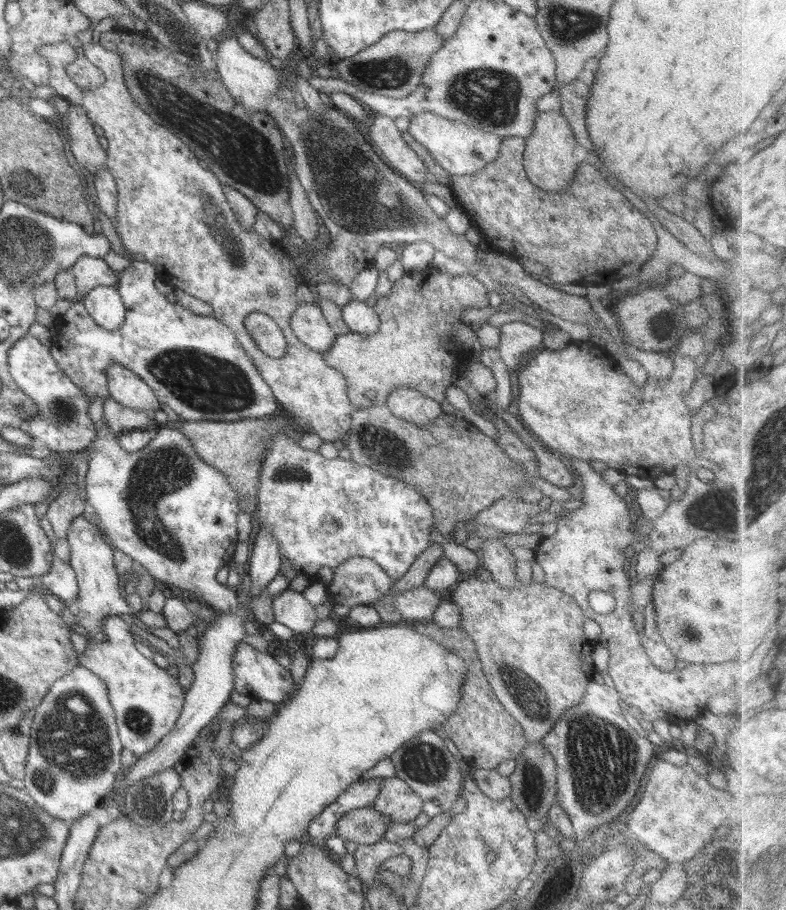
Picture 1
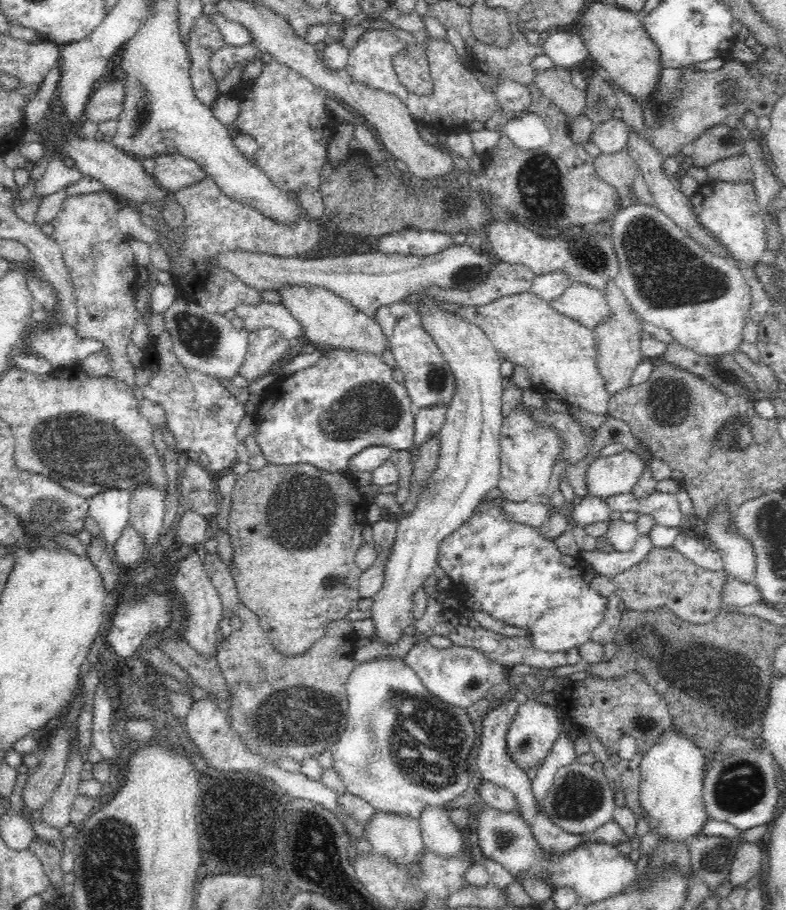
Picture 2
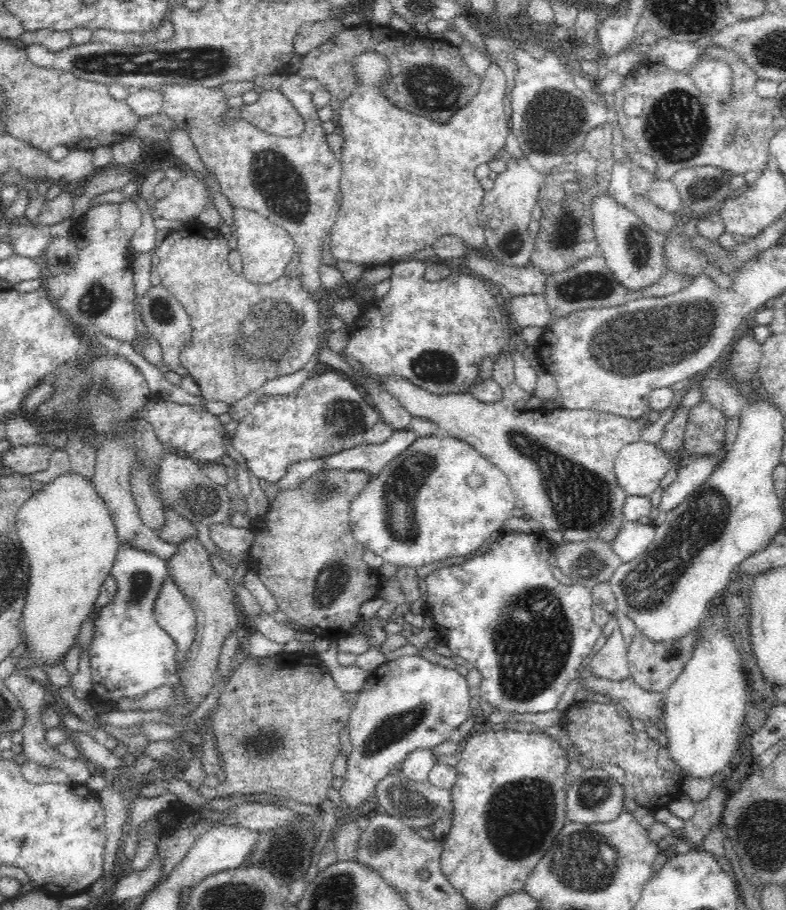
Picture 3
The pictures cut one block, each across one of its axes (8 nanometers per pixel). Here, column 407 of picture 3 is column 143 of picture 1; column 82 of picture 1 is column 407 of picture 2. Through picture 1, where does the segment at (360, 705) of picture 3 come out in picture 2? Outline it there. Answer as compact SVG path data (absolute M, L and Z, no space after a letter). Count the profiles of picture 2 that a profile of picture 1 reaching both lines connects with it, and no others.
M427 640L414 644L402 658L427 687L430 694L454 708L468 708L484 697L484 694L507 678L501 664L488 660L479 650L466 646L450 645L448 648L433 647Z

